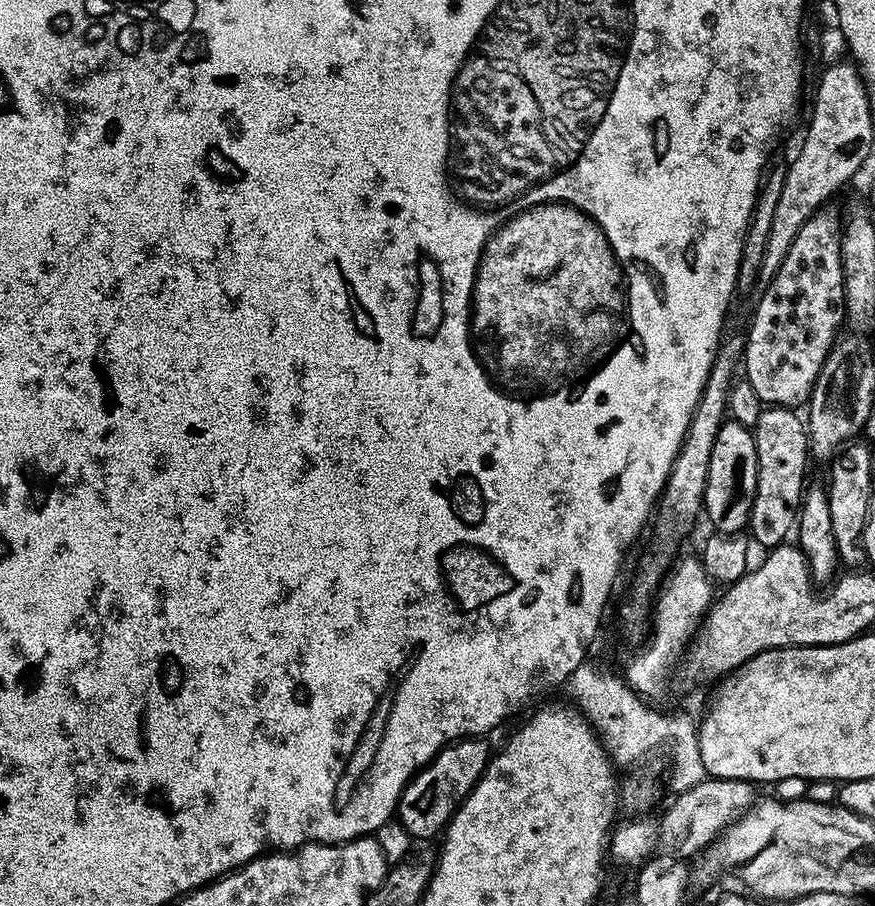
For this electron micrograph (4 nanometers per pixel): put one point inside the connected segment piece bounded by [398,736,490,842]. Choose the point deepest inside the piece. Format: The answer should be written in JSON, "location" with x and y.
{"location":[428,802]}

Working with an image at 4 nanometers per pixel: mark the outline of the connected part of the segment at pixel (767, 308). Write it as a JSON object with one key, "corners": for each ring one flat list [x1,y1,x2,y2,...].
{"corners":[[821,210,803,224,768,289,758,302,744,342,742,372,764,406,797,406,807,401,837,338,844,303,840,264,841,221]]}

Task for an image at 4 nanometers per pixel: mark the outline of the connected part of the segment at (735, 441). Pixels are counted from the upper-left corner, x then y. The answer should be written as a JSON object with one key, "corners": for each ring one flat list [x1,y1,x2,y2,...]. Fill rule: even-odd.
{"corners":[[725,419,714,438,713,449,710,450,709,469,706,473,705,492,702,503,702,512,708,515,710,523,716,527,720,534,740,534,745,531,748,523,748,514,752,505,752,498,756,493,756,478,758,464,756,462,756,437,752,428,740,425,738,421]]}

